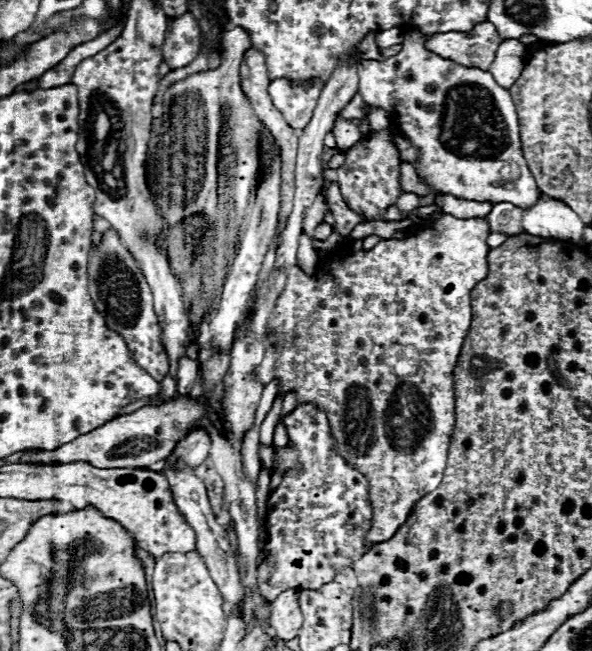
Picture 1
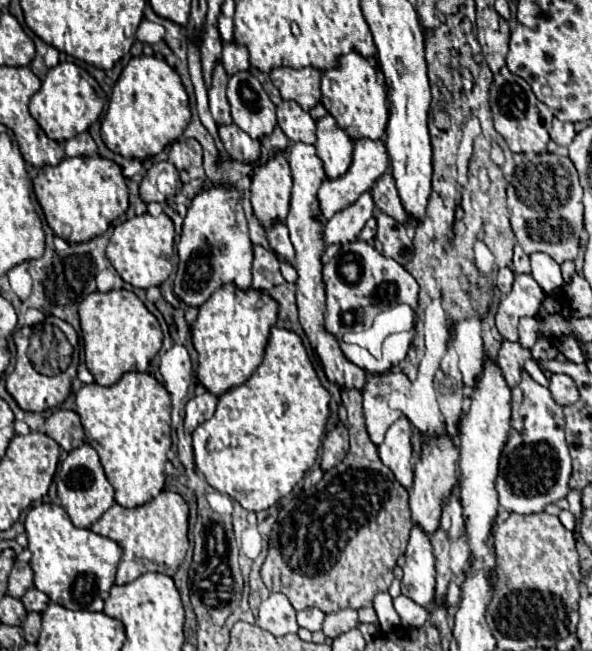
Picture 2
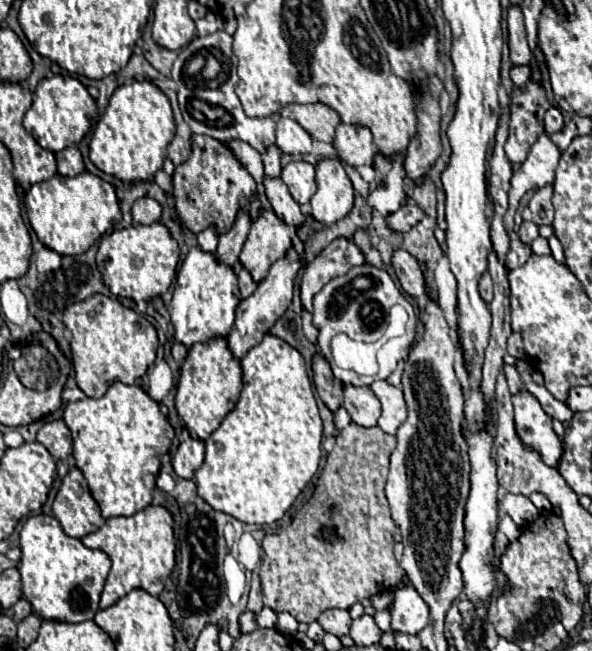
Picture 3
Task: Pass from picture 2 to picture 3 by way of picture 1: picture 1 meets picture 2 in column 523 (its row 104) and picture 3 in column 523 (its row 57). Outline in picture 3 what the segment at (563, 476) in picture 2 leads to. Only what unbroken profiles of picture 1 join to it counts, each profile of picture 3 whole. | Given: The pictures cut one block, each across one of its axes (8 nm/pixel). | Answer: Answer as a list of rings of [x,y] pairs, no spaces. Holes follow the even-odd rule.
[[[526,390],[512,396],[512,404],[518,436],[528,446],[536,446],[542,460],[548,466],[556,468],[562,458],[562,442],[552,430],[552,418],[542,410],[540,402]]]

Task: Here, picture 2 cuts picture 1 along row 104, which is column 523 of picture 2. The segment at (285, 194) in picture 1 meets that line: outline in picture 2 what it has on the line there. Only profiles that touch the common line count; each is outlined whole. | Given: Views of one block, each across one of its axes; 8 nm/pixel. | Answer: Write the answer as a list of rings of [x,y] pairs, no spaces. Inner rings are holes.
[[[518,244],[514,246],[512,272],[514,272],[514,274],[528,274],[528,272],[530,272],[530,258],[524,254],[524,250],[522,250]]]

